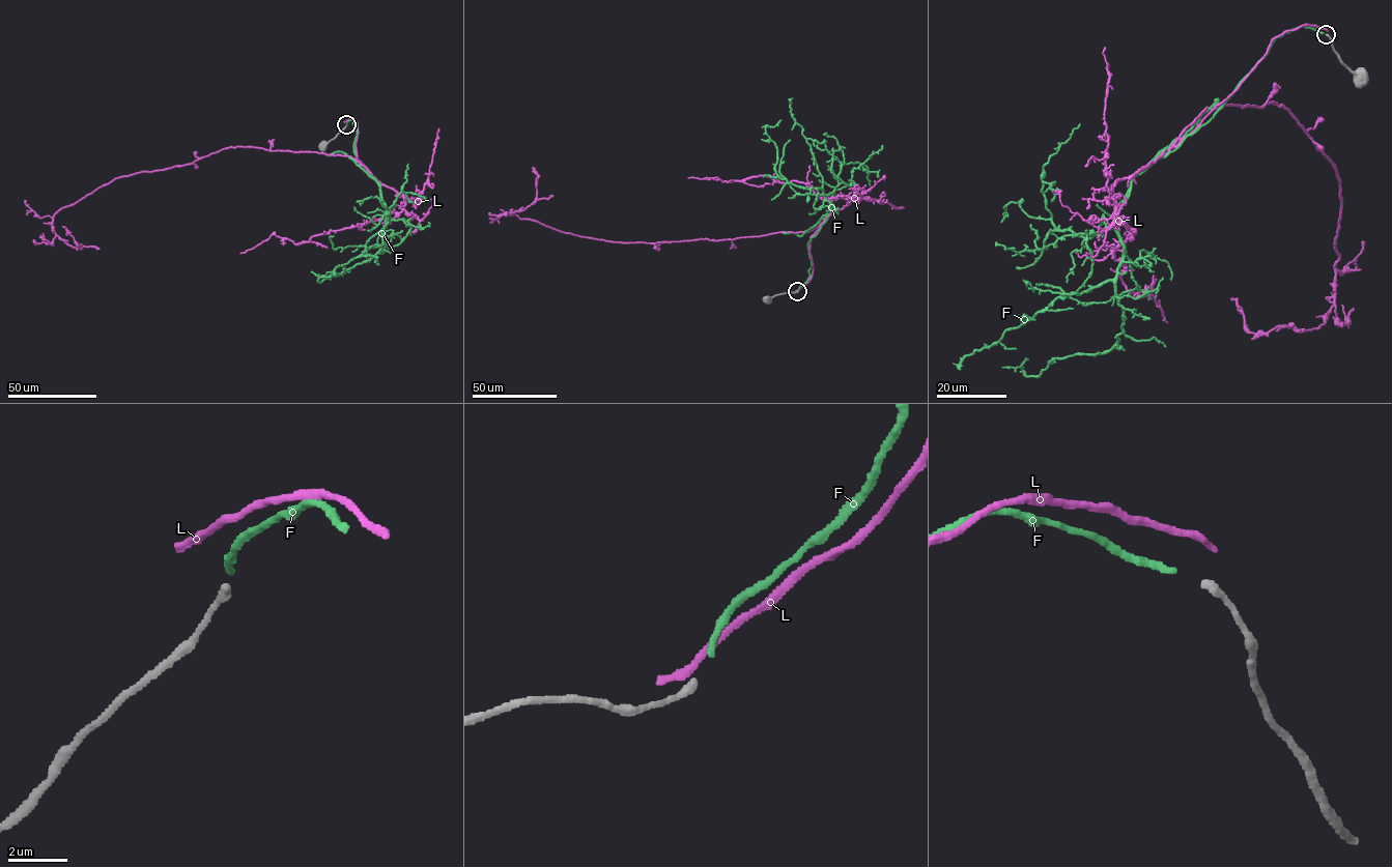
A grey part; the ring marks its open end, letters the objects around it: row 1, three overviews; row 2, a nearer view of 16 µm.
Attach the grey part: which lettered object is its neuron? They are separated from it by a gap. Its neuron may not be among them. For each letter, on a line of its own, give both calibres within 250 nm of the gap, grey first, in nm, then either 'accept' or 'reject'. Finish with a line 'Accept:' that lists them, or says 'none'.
F: 280 nm thick on the grey side, 220 nm on the other; accept
L: 280 nm thick on the grey side, 320 nm on the other; reject
Accept: F

